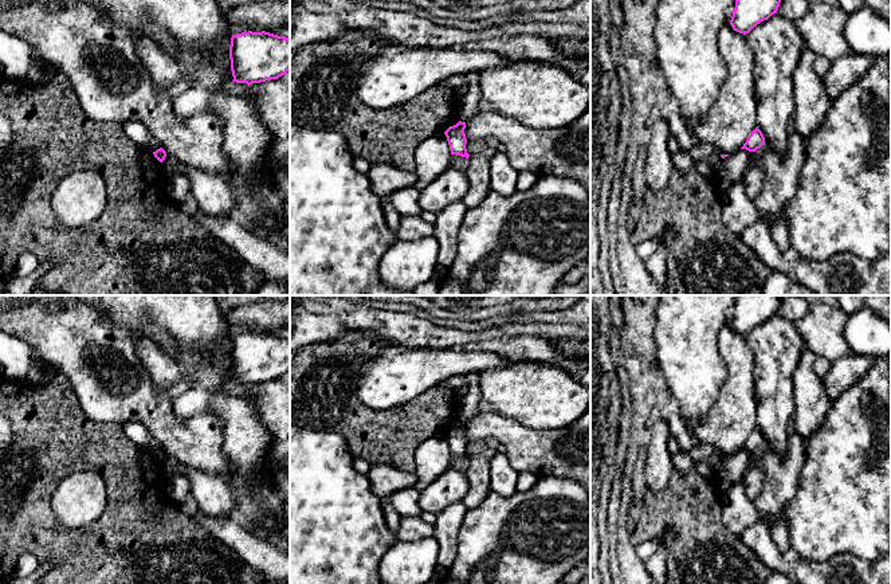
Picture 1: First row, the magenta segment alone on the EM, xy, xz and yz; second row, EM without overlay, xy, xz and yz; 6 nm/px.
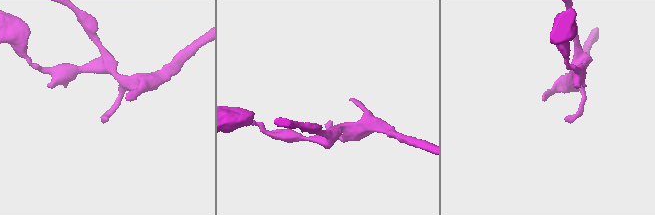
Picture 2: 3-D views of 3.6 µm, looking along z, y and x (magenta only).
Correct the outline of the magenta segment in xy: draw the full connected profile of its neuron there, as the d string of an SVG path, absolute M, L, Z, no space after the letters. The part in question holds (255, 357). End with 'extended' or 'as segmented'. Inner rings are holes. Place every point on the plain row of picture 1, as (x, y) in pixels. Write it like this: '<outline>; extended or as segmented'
M266 332L232 336L231 372L236 384L260 384L290 372L290 340Z; as segmented

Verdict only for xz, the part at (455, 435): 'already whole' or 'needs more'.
already whole

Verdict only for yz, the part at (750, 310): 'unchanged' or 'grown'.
unchanged

